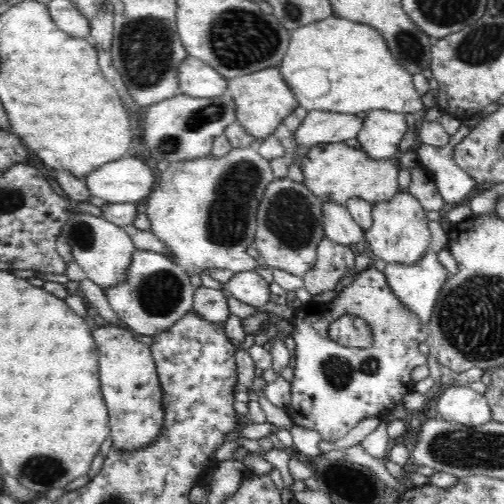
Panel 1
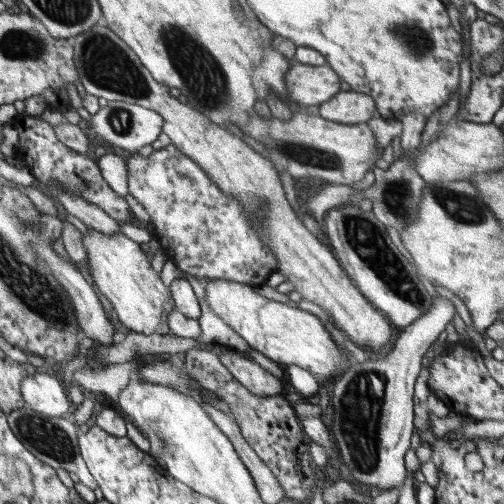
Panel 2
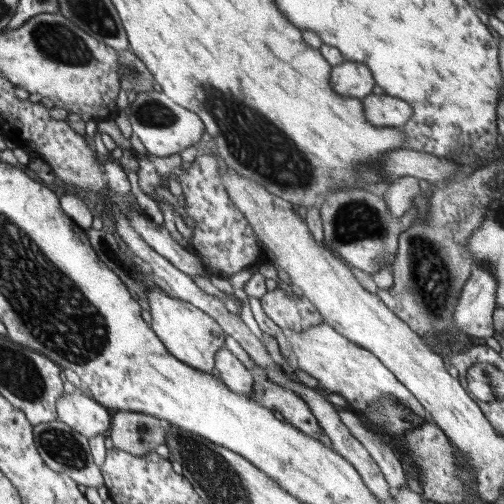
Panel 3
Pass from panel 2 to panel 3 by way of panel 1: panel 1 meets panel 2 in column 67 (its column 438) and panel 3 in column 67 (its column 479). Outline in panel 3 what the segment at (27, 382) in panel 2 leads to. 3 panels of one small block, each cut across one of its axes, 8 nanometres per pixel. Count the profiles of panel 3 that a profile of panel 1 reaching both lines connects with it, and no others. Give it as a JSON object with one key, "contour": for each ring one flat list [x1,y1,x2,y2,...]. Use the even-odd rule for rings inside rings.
{"contour":[[85,390,73,394,61,394,57,398,57,420,73,428,83,436,95,436,109,430,111,416,107,408,97,404]]}

